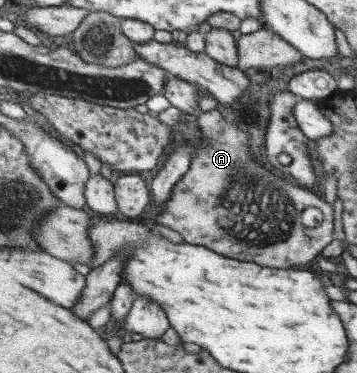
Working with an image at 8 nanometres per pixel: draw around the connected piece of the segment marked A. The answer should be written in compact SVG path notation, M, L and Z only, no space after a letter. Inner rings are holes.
M213 109L201 112L196 116L196 124L200 127L204 141L195 149L190 169L175 185L169 204L156 217L158 223L167 226L183 236L189 244L209 246L227 258L239 258L245 262L261 262L261 266L273 268L291 268L305 265L323 252L327 244L335 240L335 224L333 224L333 205L321 200L311 188L299 188L289 182L286 176L277 176L269 172L257 162L251 150L251 139L240 126L231 124L223 114ZM314 206L322 211L322 223L309 228L301 222L301 212Z

